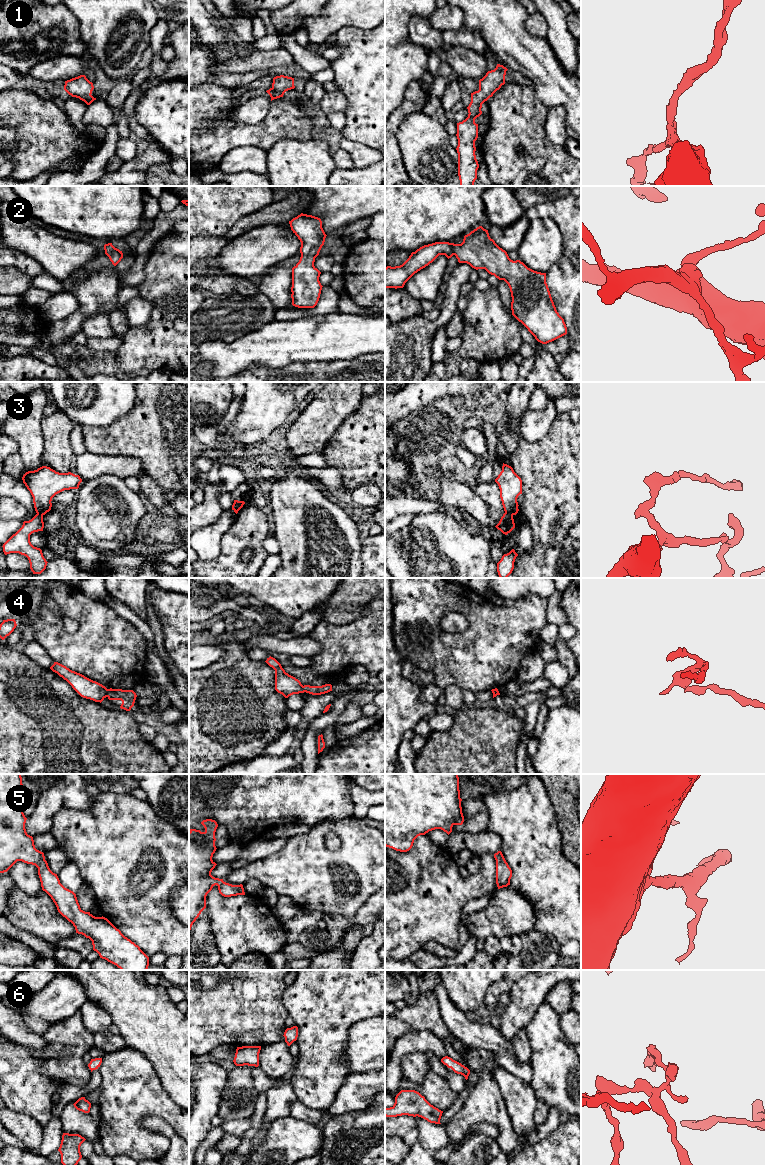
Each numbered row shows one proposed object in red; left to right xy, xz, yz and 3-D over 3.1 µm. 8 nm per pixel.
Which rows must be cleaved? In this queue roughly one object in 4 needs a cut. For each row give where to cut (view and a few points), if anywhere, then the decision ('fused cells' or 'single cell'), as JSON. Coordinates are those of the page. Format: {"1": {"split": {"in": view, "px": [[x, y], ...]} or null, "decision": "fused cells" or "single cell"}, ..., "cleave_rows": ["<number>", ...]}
{"1": {"split": null, "decision": "single cell"}, "2": {"split": null, "decision": "single cell"}, "3": {"split": {"in": "yz", "px": [[505, 512], [512, 515]]}, "decision": "fused cells"}, "4": {"split": {"in": "xy", "px": [[108, 689], [106, 696]]}, "decision": "fused cells"}, "5": {"split": null, "decision": "single cell"}, "6": {"split": null, "decision": "single cell"}, "cleave_rows": ["3", "4"]}

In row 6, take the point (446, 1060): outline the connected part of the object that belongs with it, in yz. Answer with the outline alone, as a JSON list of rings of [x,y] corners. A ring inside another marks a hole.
[[[445,1056],[441,1059],[441,1062],[446,1065],[448,1068],[451,1068],[455,1073],[461,1074],[465,1077],[465,1079],[468,1079],[468,1076],[470,1074],[470,1070],[462,1065],[461,1063],[453,1060],[452,1058]]]

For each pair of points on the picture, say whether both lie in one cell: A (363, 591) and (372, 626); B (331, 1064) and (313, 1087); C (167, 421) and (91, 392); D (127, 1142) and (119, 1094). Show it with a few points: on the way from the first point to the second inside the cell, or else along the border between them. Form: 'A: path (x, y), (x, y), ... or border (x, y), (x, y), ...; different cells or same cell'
A: border (374, 598), (352, 622); different cells
B: path (325, 1070), (315, 1081); same cell
C: border (136, 392), (134, 406), (124, 415), (113, 421); different cells
D: path (122, 1130), (122, 1106); same cell

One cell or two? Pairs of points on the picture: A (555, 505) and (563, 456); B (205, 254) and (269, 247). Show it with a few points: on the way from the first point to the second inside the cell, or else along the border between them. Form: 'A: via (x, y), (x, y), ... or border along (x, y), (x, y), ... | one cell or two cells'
A: via (558, 493), (563, 484), (563, 468) | one cell
B: border along (221, 249), (210, 264), (204, 260), (199, 260) | two cells

